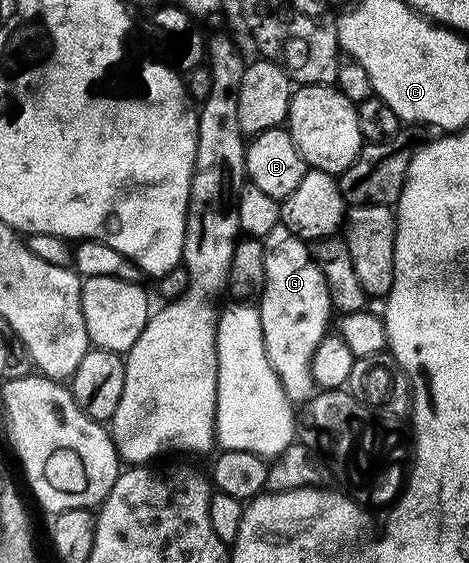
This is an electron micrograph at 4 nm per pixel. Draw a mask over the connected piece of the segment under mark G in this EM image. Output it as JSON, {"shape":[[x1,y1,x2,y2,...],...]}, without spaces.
{"shape":[[280,223,263,238,265,245,265,289,259,297,261,329,265,343,265,357,281,380,281,389,290,401,305,402,314,395,315,385,310,364,316,347,331,326,331,305,327,282,315,266,309,244,299,239,286,225]]}

